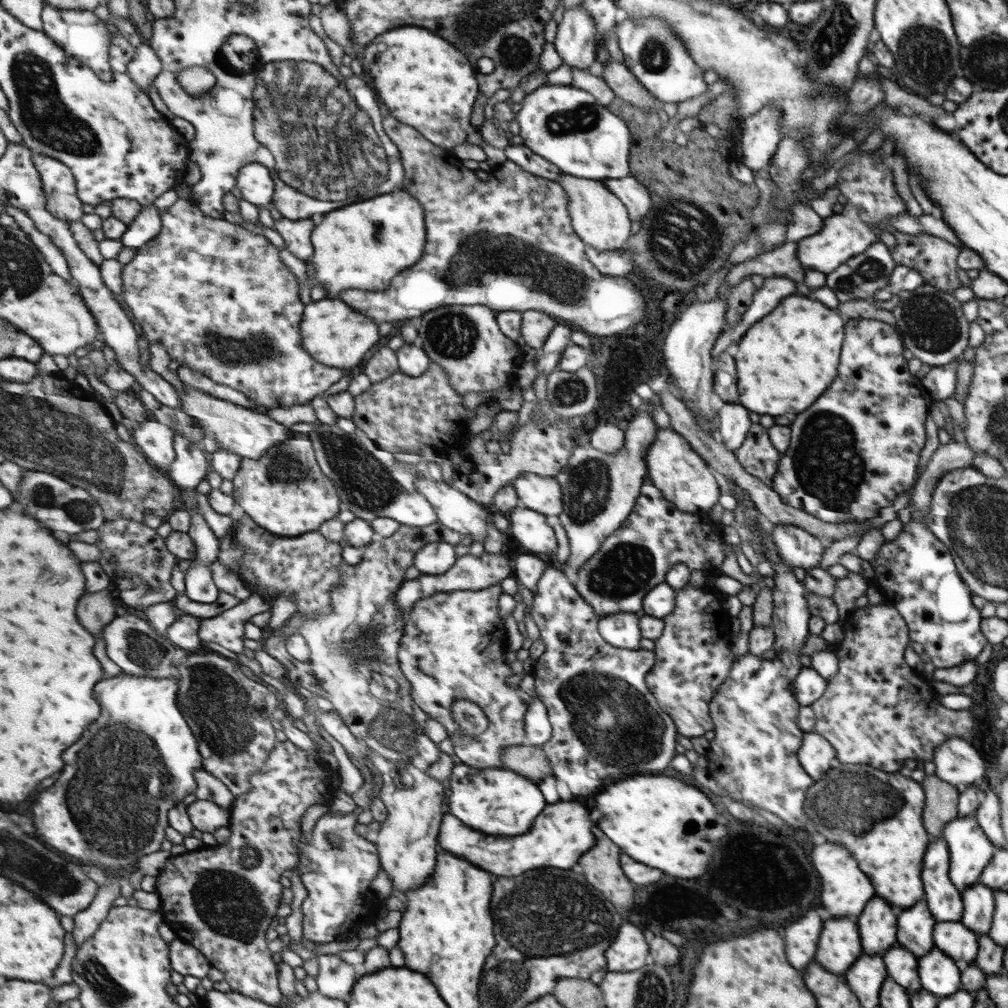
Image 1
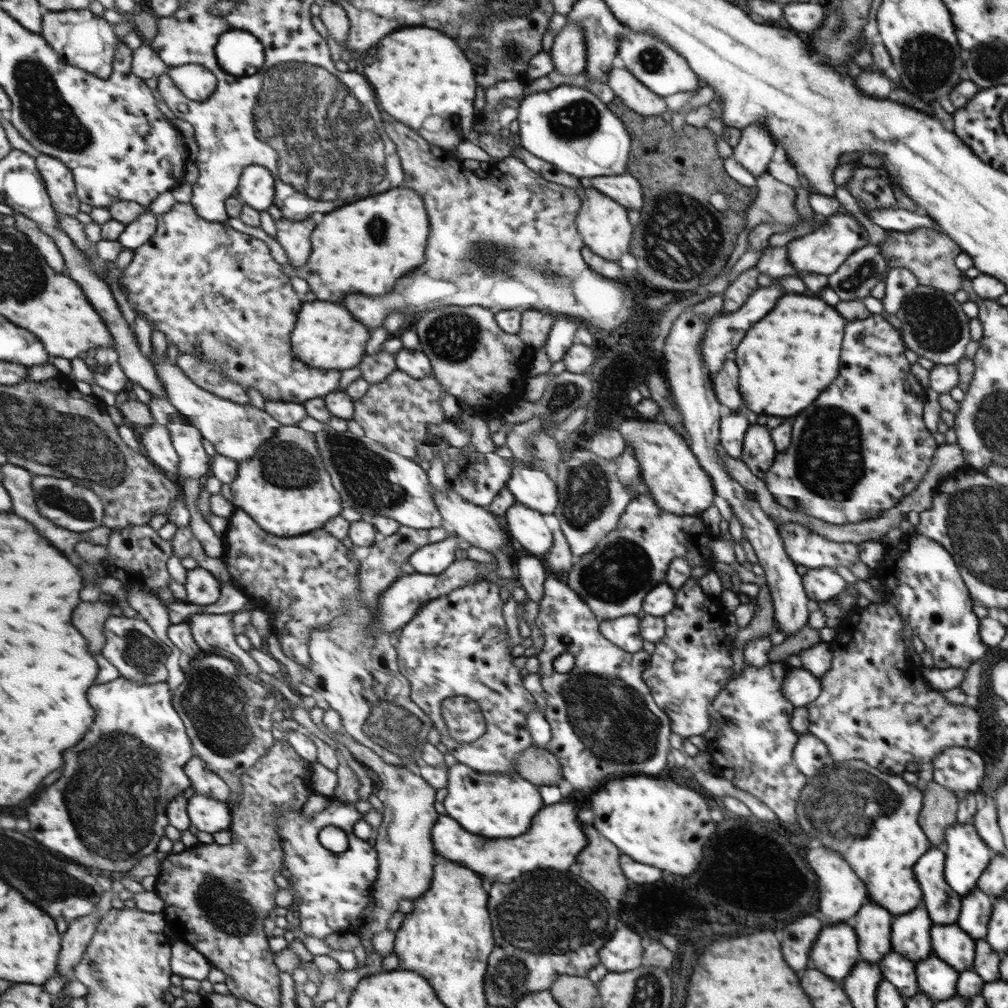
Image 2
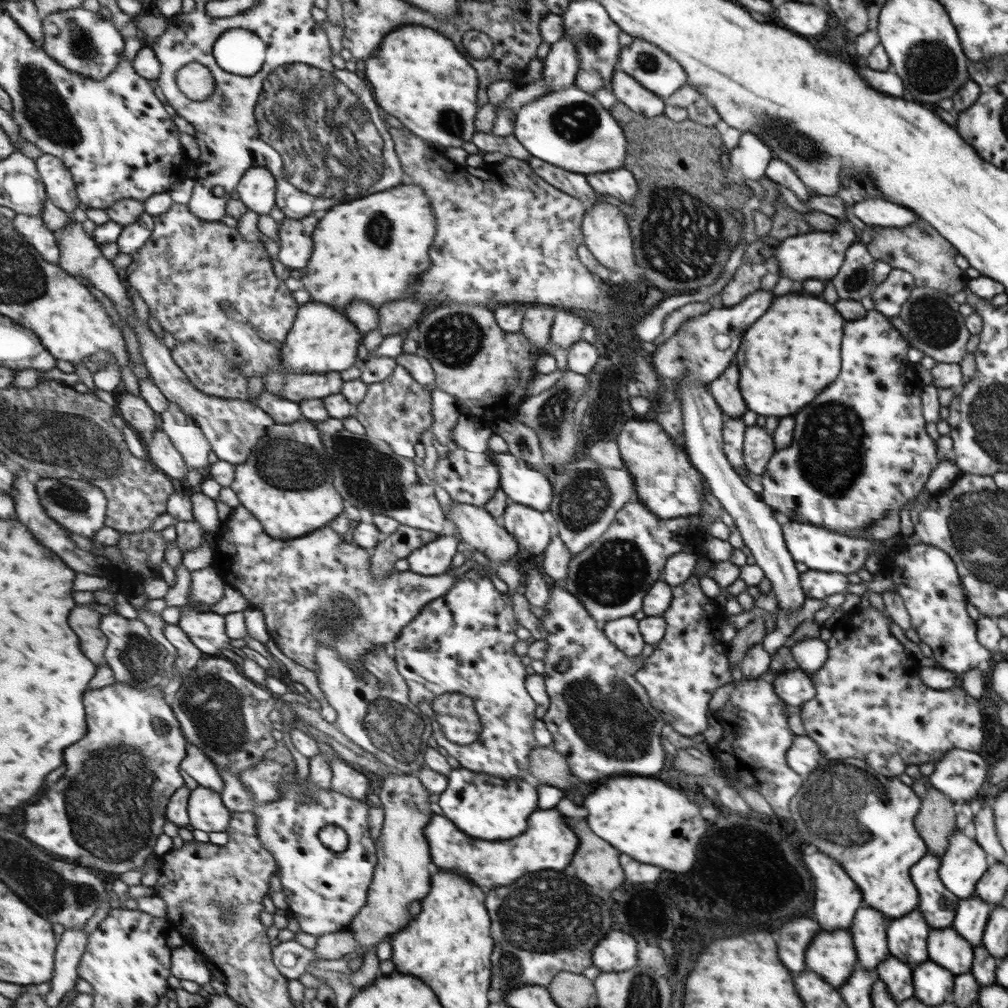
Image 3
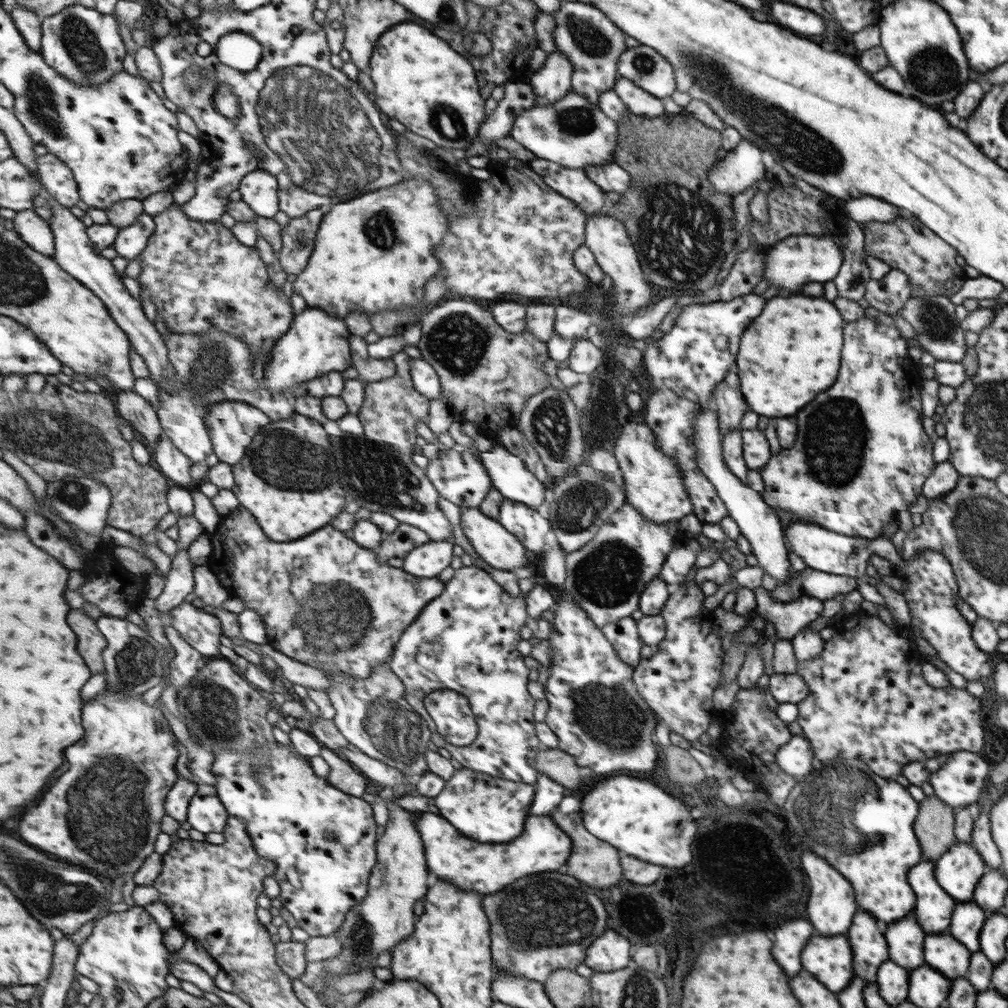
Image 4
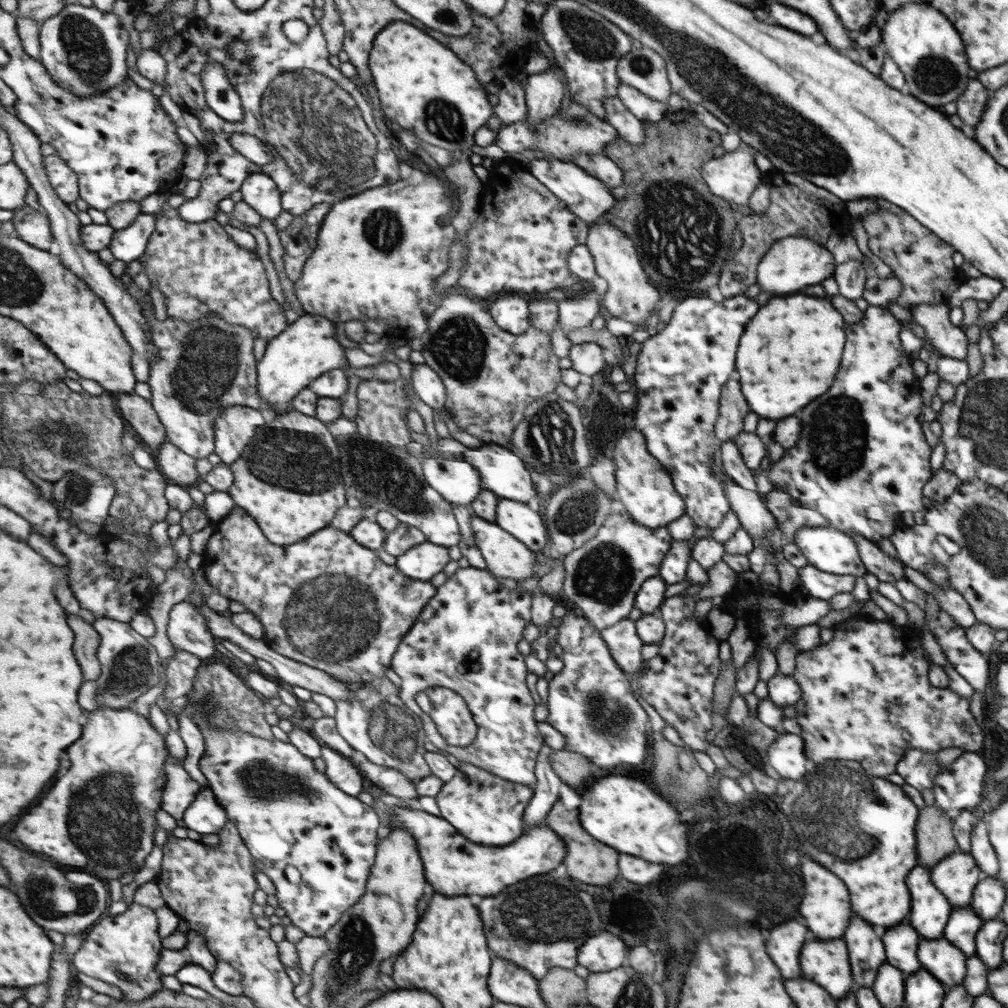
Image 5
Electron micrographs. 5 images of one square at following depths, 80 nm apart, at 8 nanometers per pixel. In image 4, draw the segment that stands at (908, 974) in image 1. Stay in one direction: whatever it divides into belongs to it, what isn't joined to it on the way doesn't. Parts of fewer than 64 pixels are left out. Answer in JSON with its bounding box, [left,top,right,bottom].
[876,960,908,1006]

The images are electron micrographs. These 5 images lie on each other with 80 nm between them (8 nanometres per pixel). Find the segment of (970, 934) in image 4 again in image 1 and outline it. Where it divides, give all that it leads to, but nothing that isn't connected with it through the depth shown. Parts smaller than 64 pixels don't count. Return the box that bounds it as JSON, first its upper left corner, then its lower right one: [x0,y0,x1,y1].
[958,882,994,936]

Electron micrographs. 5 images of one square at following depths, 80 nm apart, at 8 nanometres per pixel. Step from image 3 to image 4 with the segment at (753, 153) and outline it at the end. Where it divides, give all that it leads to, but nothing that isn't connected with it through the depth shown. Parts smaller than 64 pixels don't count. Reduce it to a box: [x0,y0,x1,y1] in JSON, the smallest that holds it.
[708,138,765,196]

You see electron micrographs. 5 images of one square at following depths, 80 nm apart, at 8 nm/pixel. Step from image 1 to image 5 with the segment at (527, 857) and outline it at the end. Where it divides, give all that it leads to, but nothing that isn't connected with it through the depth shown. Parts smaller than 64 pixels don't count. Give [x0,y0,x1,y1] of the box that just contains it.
[388,806,565,896]

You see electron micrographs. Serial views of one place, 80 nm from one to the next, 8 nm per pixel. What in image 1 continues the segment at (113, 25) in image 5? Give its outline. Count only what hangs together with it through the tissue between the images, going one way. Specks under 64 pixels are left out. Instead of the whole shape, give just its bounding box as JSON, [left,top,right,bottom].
[42,3,114,82]

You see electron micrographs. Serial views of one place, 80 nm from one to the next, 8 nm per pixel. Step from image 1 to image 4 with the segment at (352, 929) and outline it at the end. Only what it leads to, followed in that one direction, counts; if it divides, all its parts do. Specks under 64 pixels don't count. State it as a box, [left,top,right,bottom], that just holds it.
[214,744,378,937]

